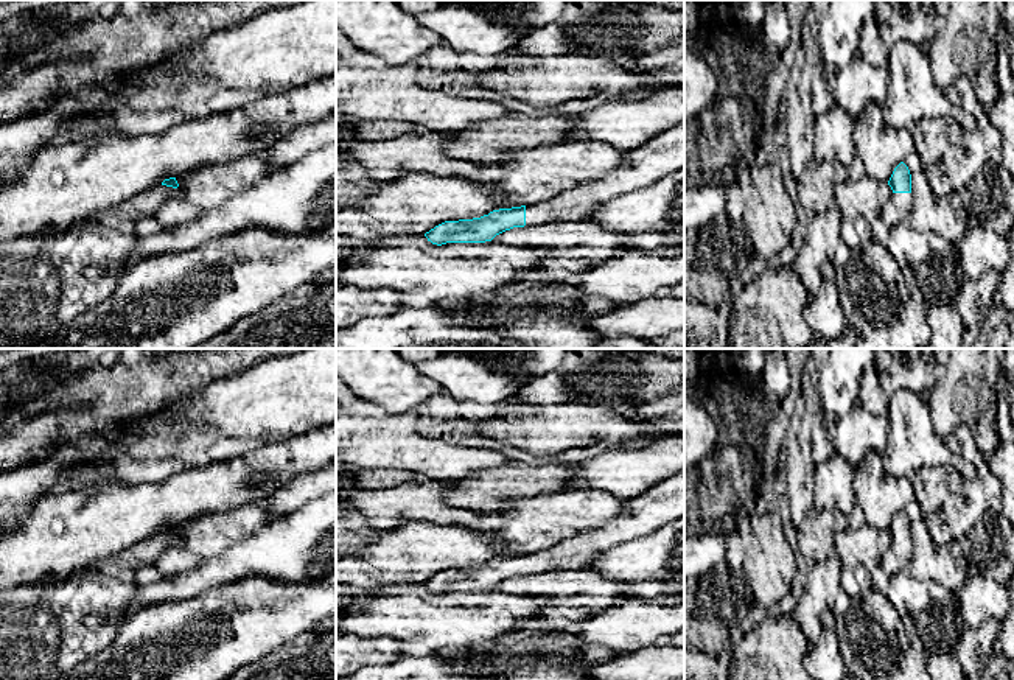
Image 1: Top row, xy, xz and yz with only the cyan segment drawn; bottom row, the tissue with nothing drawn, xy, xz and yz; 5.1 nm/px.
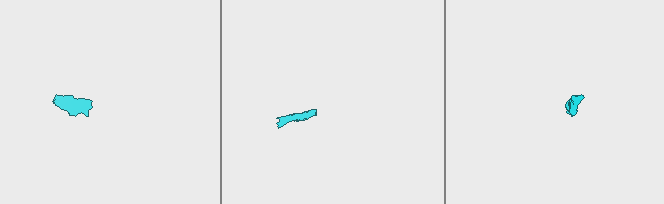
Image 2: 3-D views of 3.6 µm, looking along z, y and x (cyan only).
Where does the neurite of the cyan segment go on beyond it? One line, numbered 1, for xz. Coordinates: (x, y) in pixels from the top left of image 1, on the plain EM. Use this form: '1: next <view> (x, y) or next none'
1: next xz (647, 512)

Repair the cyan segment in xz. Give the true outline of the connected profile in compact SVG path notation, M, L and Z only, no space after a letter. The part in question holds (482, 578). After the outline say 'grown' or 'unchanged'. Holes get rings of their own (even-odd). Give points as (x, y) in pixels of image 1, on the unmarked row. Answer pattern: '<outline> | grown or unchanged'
M684 471L630 499L622 517L543 551L499 557L473 568L445 570L425 582L428 590L485 591L513 576L585 570L588 562L616 545L644 537L684 517Z | grown

